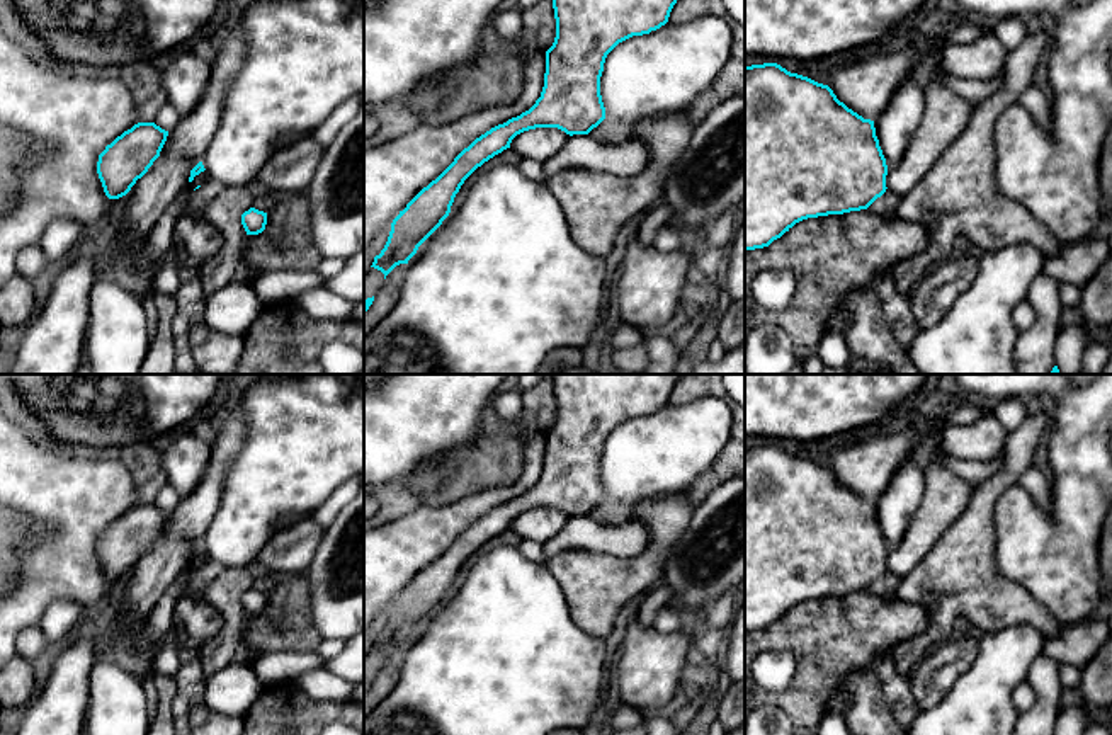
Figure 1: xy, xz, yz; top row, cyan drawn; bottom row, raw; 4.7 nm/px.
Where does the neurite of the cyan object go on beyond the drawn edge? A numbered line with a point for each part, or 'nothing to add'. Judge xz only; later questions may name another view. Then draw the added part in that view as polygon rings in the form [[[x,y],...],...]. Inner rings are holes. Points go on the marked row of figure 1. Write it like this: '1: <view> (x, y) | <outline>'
1: xz (580, 150) | [[[590,134],[568,136],[561,150],[542,163],[546,180],[568,168],[585,168],[619,177],[633,177],[650,162],[646,145],[634,138],[622,145],[600,145]]]

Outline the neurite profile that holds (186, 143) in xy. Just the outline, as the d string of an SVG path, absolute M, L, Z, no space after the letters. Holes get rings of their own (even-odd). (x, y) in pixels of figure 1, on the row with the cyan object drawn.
M236 22L211 65L211 80L199 104L168 131L160 157L126 194L126 216L117 233L124 245L143 245L148 231L189 182L190 170L202 162L219 122L224 92L245 60L245 34Z

